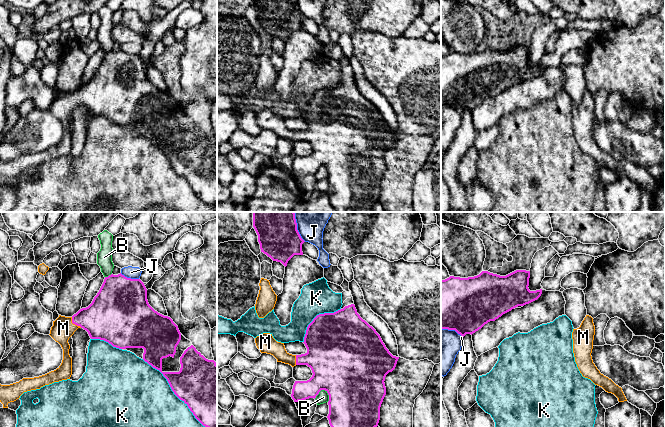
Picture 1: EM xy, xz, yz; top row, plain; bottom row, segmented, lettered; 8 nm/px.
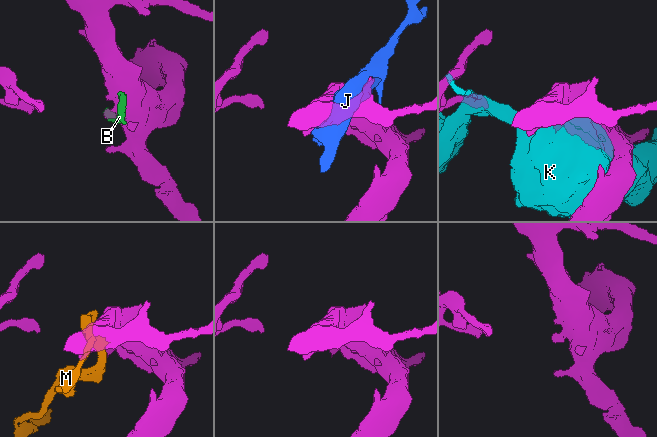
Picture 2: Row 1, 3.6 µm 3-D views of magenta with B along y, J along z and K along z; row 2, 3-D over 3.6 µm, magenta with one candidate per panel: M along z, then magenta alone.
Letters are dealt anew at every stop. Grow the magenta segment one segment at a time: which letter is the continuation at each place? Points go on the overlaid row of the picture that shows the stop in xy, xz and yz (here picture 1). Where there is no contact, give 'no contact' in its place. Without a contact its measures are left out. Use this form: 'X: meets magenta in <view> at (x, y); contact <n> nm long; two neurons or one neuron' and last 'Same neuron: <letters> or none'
B: meets magenta in xz at (321, 389); contact 130 nm long; two neurons
J: meets magenta in xy at (129, 278); contact 160 nm long; two neurons
K: meets magenta in xy at (172, 390); contact 750 nm long; two neurons
M: meets magenta in xy at (74, 323); contact 120 nm long; one neuron
Same neuron: M

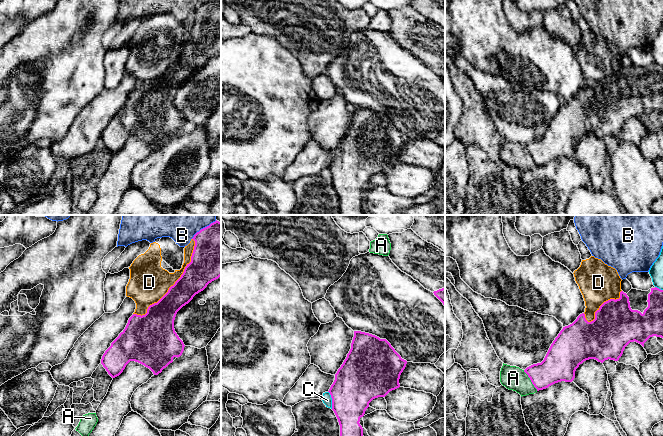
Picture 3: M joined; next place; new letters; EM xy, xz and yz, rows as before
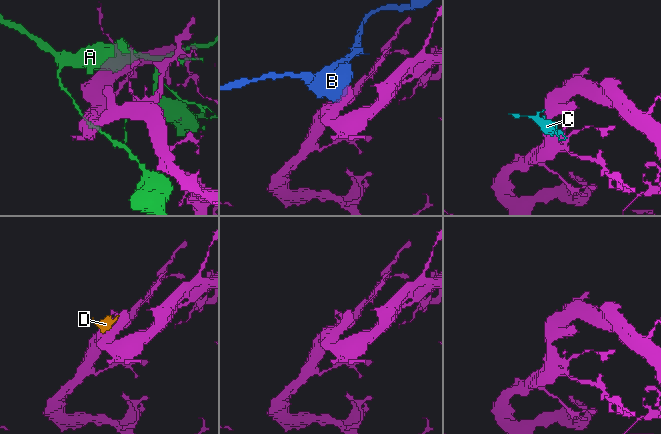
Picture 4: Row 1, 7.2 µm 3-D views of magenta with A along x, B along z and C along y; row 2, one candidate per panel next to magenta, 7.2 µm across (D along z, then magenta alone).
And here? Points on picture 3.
A: meets magenta in yz at (530, 379); contact 200 nm long; two neurons
B: meets magenta in xy at (203, 228); contact 260 nm long; two neurons
C: meets magenta in xz at (332, 400); contact 150 nm long; two neurons
D: meets magenta in xy at (175, 283); contact 800 nm long; two neurons
Same neuron: none

